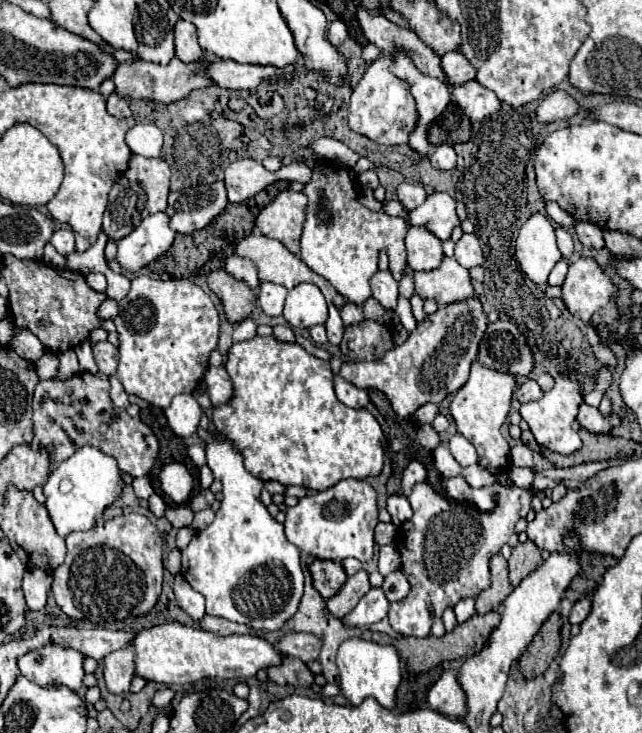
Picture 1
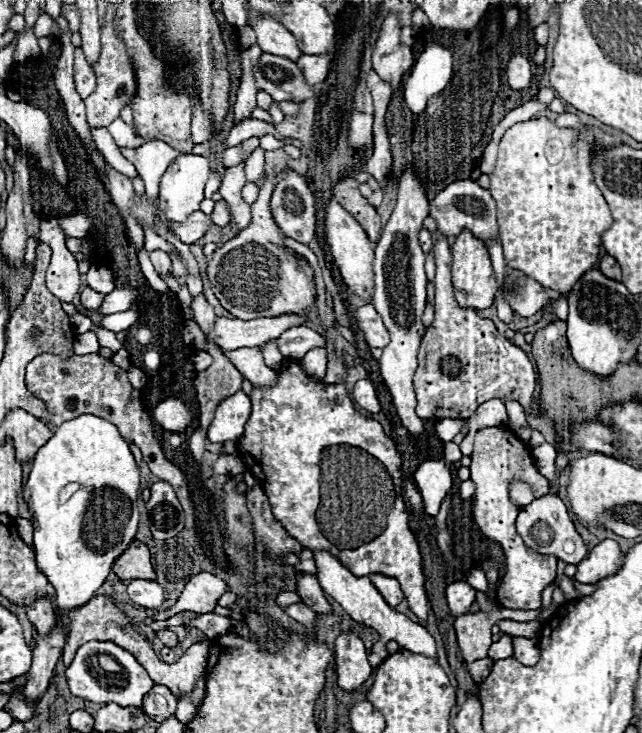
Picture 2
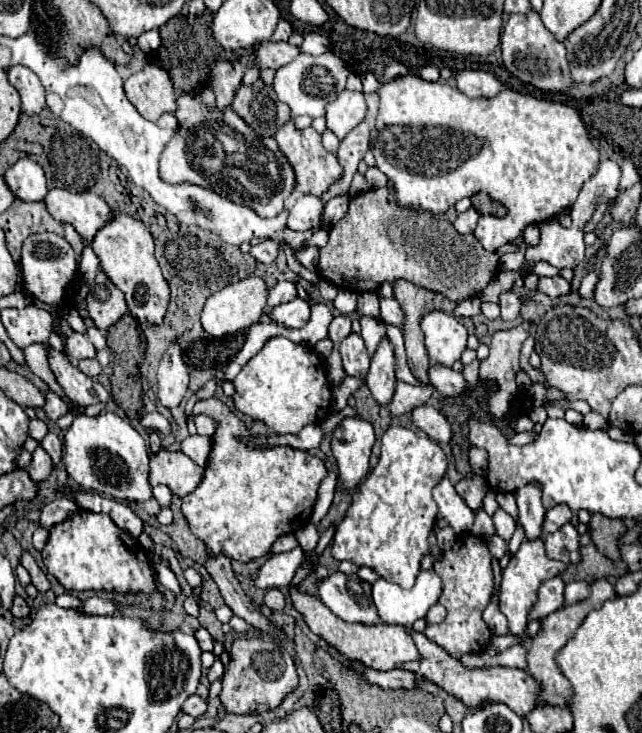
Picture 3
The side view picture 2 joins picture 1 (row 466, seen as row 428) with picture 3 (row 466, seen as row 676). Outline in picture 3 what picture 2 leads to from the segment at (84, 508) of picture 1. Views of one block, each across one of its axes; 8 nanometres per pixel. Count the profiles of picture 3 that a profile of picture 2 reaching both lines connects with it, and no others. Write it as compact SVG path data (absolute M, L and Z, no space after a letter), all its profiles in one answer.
M38 446L32 452L32 460L28 464L28 472L30 472L30 478L34 482L44 482L50 476L50 472L52 472L52 460L46 454L46 450L42 450L42 446Z

